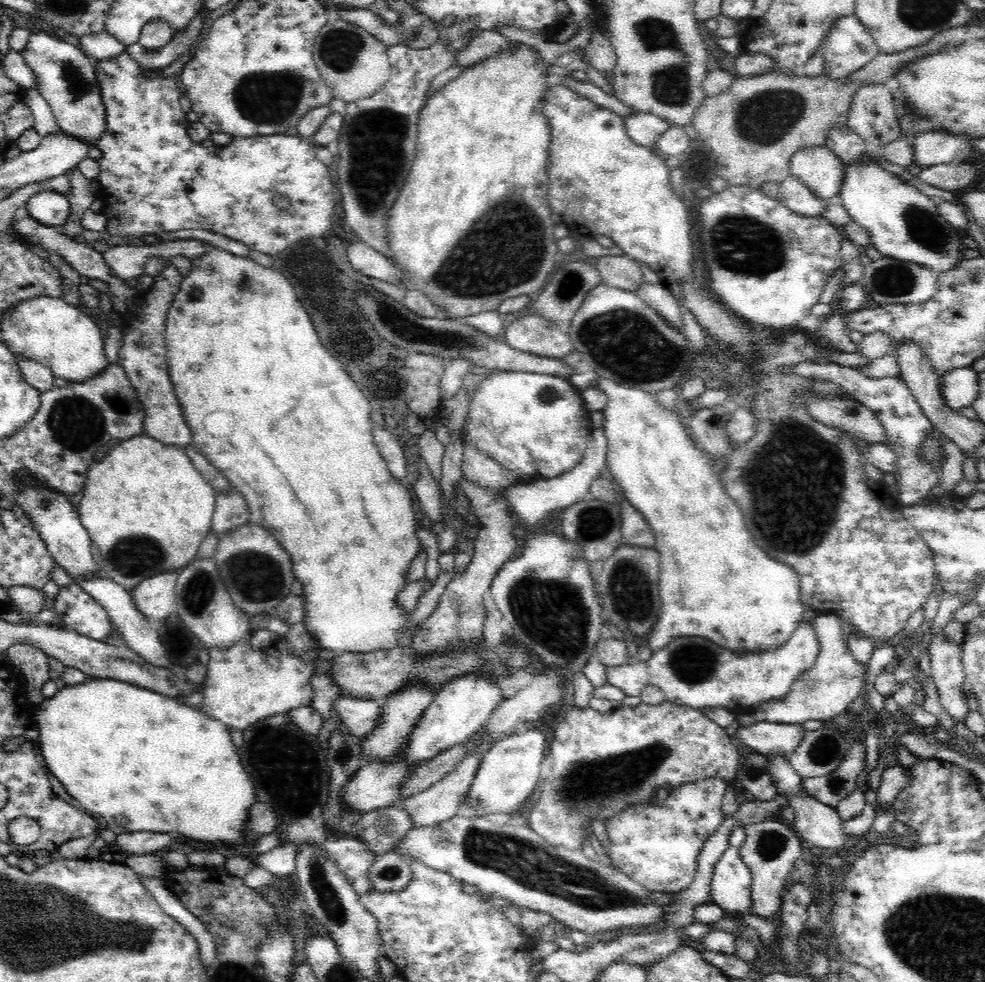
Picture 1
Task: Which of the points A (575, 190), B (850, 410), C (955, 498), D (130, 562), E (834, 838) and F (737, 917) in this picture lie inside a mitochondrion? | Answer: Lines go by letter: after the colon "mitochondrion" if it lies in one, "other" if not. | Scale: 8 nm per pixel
A: mitochondrion
B: mitochondrion
C: other
D: mitochondrion
E: other
F: other

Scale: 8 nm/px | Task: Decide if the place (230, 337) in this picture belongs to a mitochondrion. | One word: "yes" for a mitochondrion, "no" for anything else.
no

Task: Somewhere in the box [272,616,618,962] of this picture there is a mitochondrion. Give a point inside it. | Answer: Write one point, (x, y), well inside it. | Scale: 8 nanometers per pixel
(326, 895)

